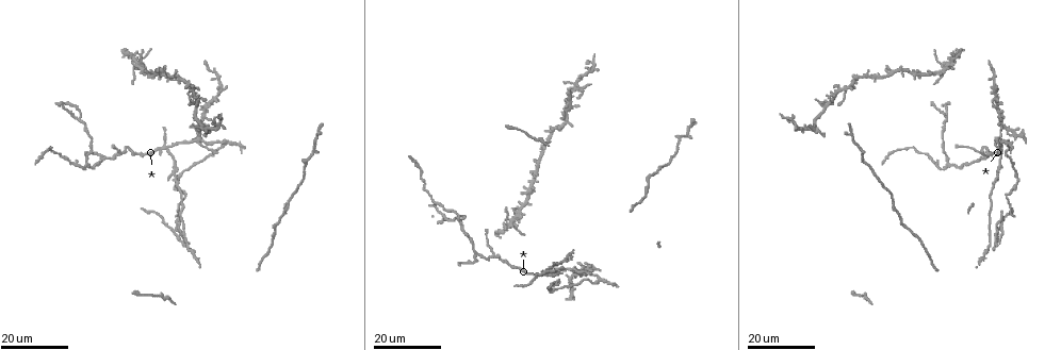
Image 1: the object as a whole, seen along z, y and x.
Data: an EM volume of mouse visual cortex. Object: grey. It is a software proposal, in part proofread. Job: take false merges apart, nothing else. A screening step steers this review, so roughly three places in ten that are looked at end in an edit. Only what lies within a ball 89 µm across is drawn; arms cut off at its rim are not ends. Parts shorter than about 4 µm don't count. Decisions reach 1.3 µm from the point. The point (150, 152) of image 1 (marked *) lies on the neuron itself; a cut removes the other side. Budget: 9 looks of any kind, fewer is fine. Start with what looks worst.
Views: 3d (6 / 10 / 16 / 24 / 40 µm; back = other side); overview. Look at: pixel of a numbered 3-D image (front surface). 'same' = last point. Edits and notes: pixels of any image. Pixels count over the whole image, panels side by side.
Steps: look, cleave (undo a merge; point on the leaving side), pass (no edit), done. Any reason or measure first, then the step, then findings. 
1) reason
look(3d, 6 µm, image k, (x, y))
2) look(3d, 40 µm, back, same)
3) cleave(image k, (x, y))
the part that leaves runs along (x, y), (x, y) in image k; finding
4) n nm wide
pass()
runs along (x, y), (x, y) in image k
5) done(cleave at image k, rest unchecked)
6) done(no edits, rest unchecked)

four-way junction
look(3d, 24 µm, image 1, (121, 152))

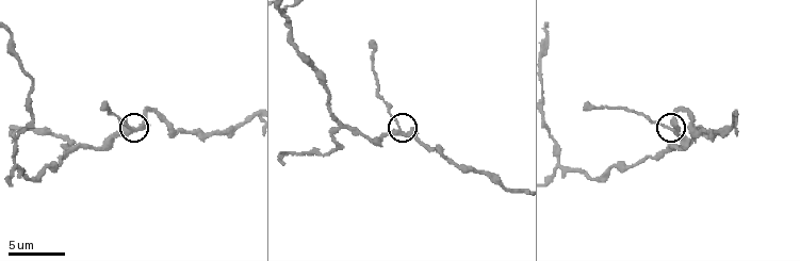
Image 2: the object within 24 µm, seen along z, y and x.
look(3d, 10 µm, image 2, (672, 131))

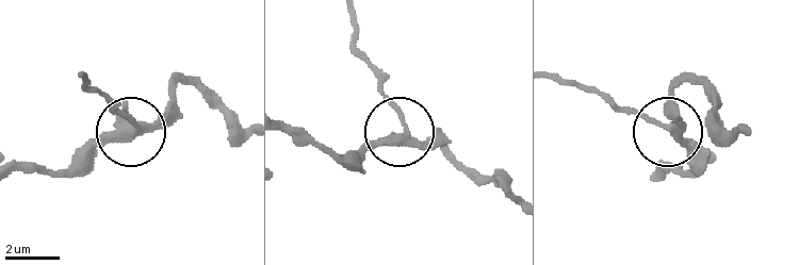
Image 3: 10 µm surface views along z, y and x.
pass()
continuous, no second neuron

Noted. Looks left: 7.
a fork
look(3d, 6 µm, image 2, (15, 164))

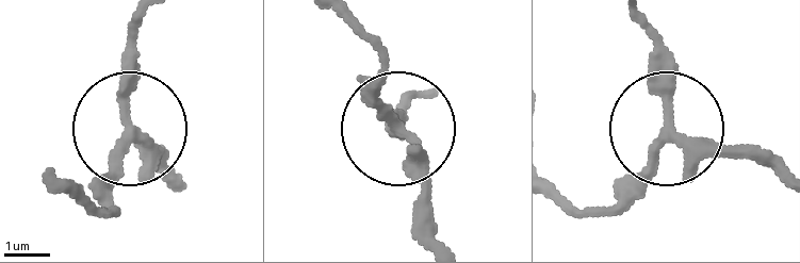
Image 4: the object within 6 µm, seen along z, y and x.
230 nm wide
pass()
runs along (772, 169), (673, 138), (604, 211) in image 4; one neuron here

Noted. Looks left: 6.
arms part here
look(3d, 24 µm, image 1, (195, 140))

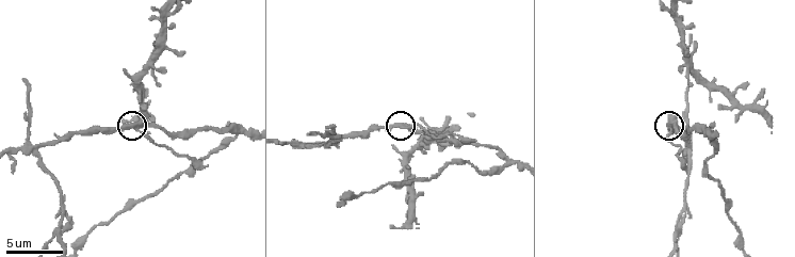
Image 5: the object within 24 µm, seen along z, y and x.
look(3d, 10 µm, image 5, (668, 126))

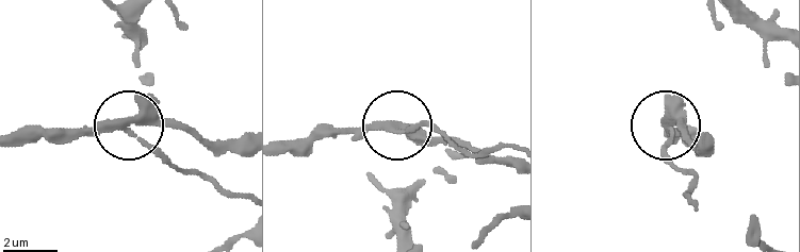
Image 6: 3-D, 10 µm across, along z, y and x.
from behind
look(3d, 10 µm, back, image 6, (399, 130))

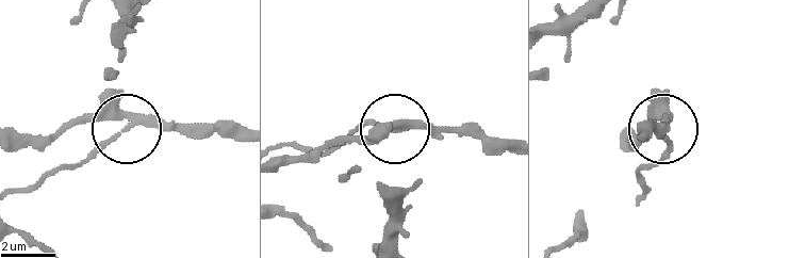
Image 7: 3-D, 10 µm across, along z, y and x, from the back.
cleave(image 7, (98, 144))
the part that leaves runs along (132, 125), (72, 164), (11, 187) in image 7; two neurons meet here

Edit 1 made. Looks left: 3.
three-way junction
look(3d, 24 µm, image 1, (80, 119))

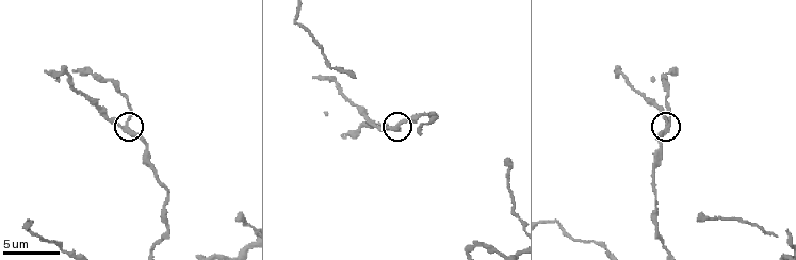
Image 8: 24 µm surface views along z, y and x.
closer look
look(3d, 10 µm, image 8, (125, 126))

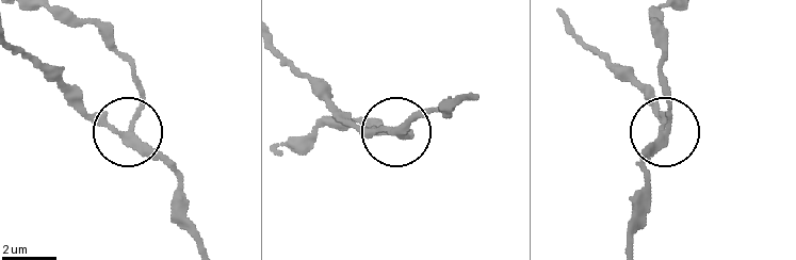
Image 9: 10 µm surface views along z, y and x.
3 arms
pass()
all the same neuron

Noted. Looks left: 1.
done(cleave at image 7, rest unchecked)

